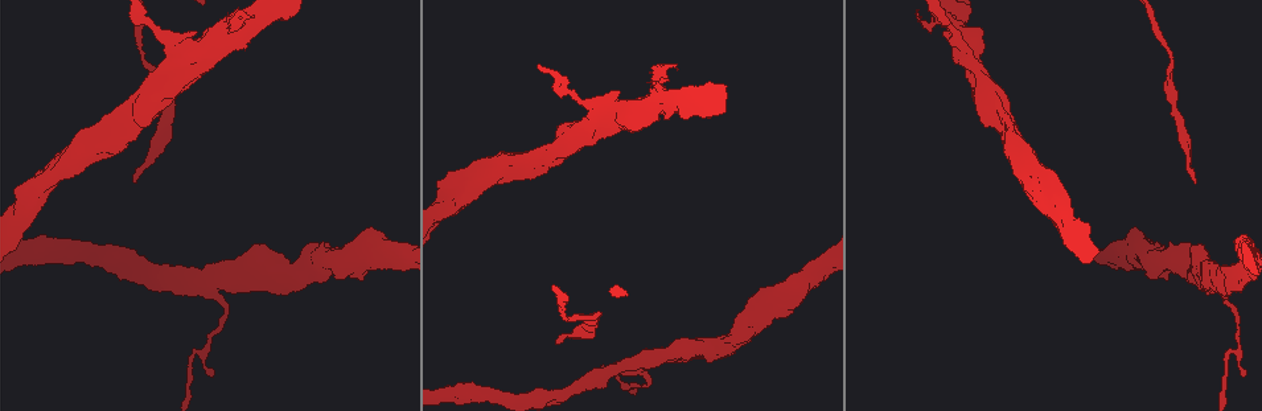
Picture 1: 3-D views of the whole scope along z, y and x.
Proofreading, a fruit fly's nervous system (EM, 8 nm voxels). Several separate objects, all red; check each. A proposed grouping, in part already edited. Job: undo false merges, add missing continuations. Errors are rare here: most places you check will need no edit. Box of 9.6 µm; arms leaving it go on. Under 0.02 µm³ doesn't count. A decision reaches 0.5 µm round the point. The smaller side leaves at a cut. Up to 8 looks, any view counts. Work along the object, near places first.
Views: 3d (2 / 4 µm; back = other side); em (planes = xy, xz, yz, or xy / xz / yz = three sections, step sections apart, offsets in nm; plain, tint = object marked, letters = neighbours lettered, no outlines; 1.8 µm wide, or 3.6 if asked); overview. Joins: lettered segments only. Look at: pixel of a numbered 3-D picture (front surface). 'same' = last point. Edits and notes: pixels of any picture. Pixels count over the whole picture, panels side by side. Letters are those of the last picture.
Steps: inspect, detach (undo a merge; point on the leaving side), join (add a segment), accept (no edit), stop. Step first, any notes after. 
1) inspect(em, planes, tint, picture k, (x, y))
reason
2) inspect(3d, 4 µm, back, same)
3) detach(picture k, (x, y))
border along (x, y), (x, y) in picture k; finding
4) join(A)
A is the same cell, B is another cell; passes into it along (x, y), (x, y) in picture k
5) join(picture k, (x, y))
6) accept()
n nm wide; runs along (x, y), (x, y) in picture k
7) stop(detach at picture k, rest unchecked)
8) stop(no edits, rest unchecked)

inspect(3d, 4 µm, back, picture 1, (376, 231))
stops while still wide

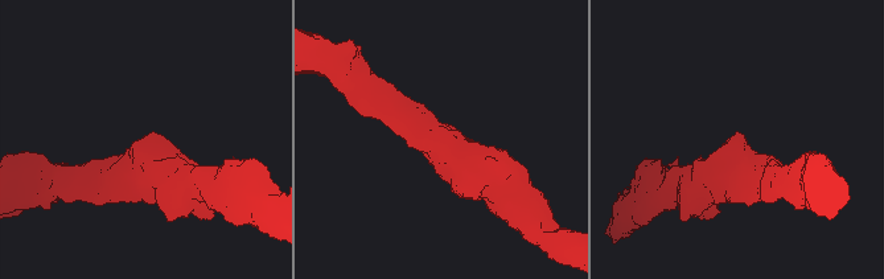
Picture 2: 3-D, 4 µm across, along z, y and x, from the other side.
inspect(em, 3.6 µm, xz, step 16, tint, picture 2, (743, 136))
shape alone is not enough

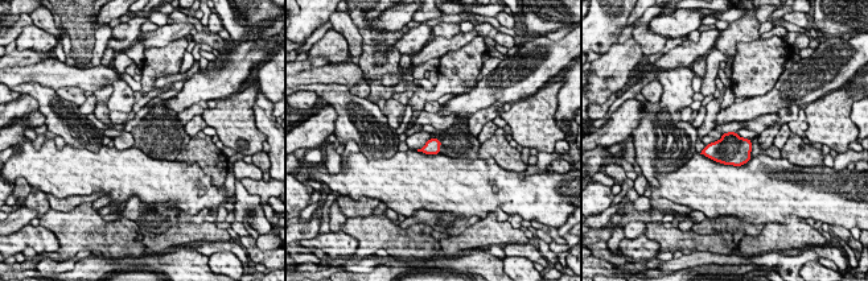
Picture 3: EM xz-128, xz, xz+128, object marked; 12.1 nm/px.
inspect(em, 3.6 µm, planes, letters, same)

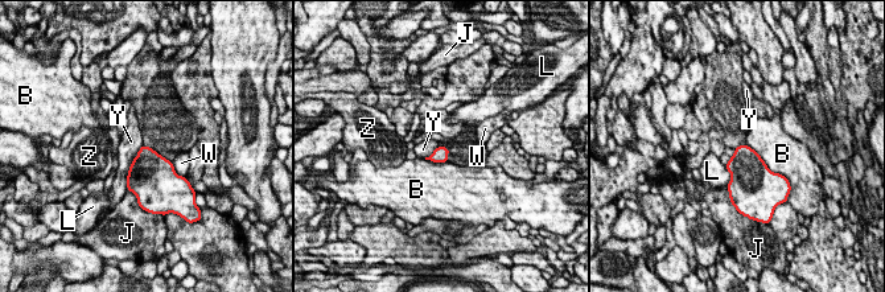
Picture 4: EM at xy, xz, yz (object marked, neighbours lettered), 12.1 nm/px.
accept()
Y touches over 600 nm; B, J, L, W, Y and Z are other cells; border along (143, 146), (131, 163), (126, 189) in picture 4; none of them fits

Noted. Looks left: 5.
inspect(3d, 2 µm, picture 1, (559, 341))
branch stops here

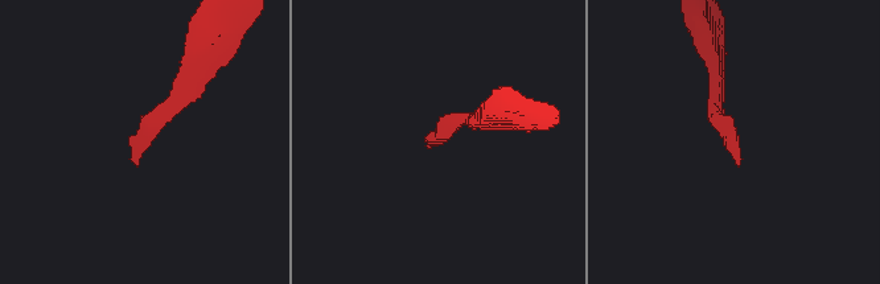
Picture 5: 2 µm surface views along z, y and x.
inspect(em, planes, letters, picture 5, (137, 157))
shape alone is not enough

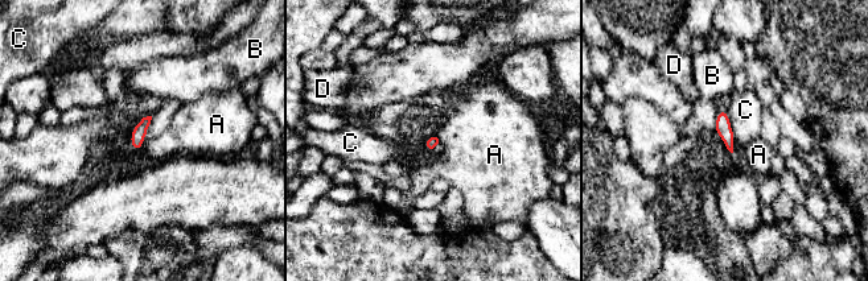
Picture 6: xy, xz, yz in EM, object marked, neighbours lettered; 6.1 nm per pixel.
accept()
A, B, C and D are other cells; border along (436, 137), (439, 141) in picture 6; none of them fits

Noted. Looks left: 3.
inspect(em, 3.6 µm, planes, tint, picture 1, (207, 49))
a fork

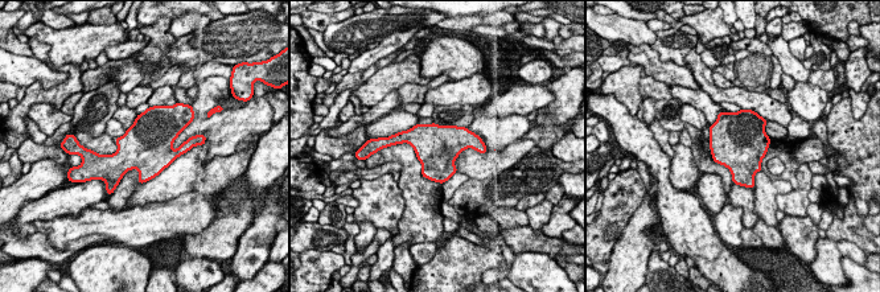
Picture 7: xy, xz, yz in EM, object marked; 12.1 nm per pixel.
inspect(em, 3.6 µm, planes, letters, same)

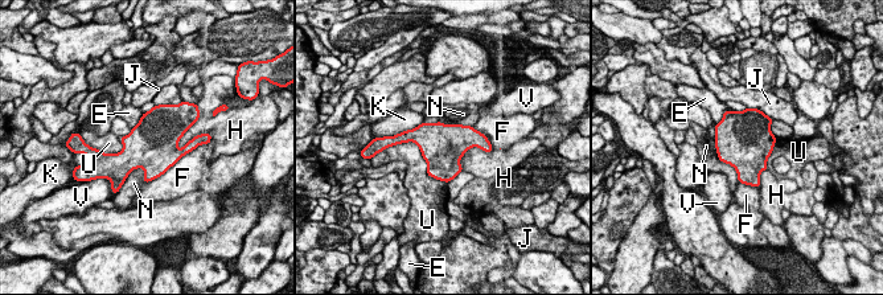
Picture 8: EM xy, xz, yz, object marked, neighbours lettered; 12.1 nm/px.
accept()
550 nm wide; E, F, H, J, K, N, U and V are other cells; border along (488, 151), (471, 147), (461, 171) in picture 8; one cell here

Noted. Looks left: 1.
stop(no edits, rest unchecked)

